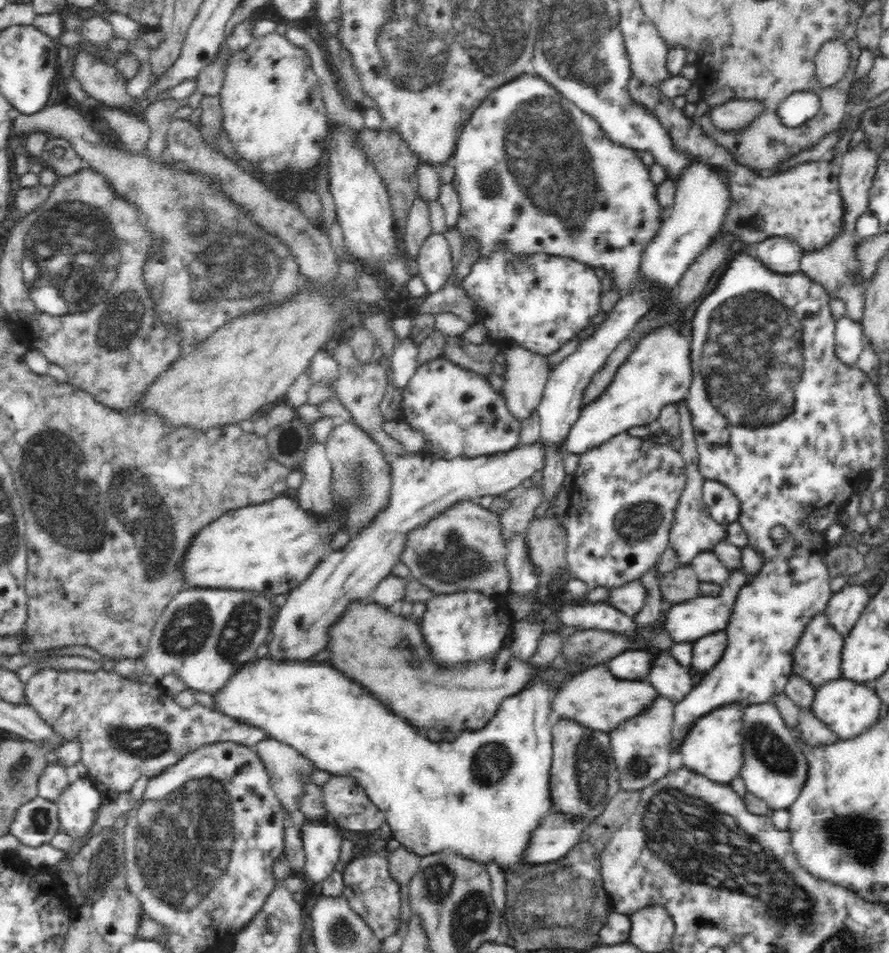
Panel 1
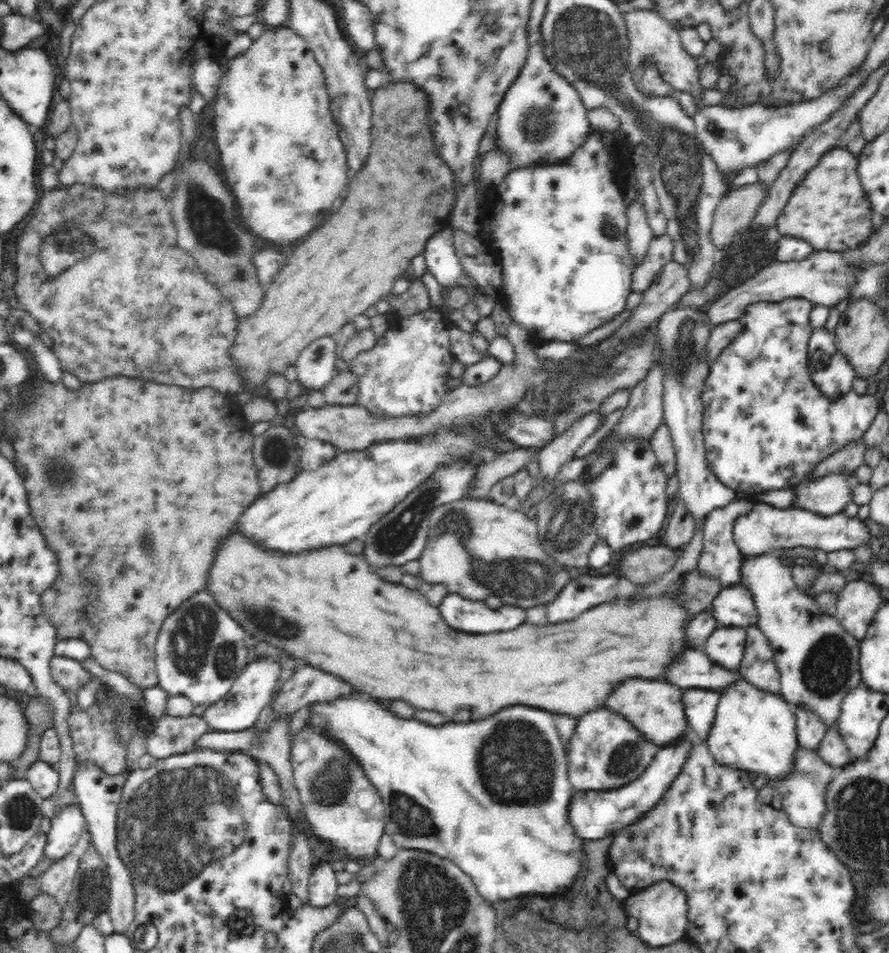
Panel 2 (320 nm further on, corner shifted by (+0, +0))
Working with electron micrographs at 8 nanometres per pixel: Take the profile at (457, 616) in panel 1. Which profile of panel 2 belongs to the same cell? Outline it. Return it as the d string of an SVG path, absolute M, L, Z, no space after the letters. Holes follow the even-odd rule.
M448 593L437 606L444 622L468 634L490 634L514 630L526 620L526 612L514 606L502 606L492 610L484 601L462 598L458 594Z

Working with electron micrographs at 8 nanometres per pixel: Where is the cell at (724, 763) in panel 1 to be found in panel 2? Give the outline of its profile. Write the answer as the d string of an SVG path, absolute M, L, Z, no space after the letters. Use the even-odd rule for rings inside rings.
M738 677L719 692L712 726L704 738L710 756L726 769L766 774L769 780L786 774L792 764L795 748L798 746L795 737L795 716L789 705L782 696L764 692L743 677Z

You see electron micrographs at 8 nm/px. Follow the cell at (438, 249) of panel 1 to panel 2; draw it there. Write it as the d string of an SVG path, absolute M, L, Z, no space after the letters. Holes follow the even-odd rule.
M446 227L427 238L421 254L425 258L427 272L445 287L460 286L470 300L478 294L478 284L464 270L453 247L453 229Z

